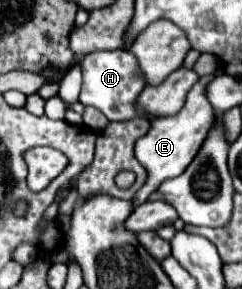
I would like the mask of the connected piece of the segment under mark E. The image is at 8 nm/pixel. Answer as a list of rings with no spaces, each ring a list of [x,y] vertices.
[[[215,75],[203,77],[189,93],[185,99],[183,109],[177,115],[171,117],[159,117],[151,121],[151,129],[147,135],[139,137],[135,143],[135,159],[145,167],[147,171],[147,181],[145,185],[137,191],[133,205],[141,205],[149,199],[149,195],[161,185],[161,181],[171,179],[181,175],[187,165],[193,161],[197,155],[197,149],[201,147],[201,141],[205,141],[205,133],[209,133],[209,125],[213,125],[213,107],[205,97],[205,85],[213,79]]]

